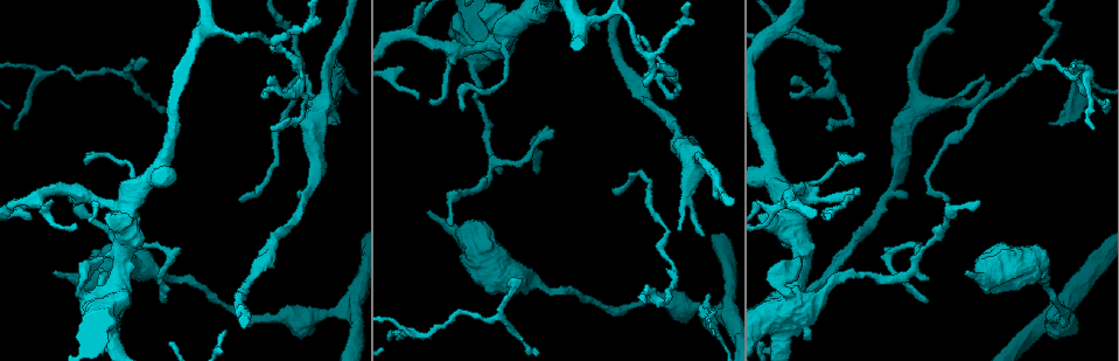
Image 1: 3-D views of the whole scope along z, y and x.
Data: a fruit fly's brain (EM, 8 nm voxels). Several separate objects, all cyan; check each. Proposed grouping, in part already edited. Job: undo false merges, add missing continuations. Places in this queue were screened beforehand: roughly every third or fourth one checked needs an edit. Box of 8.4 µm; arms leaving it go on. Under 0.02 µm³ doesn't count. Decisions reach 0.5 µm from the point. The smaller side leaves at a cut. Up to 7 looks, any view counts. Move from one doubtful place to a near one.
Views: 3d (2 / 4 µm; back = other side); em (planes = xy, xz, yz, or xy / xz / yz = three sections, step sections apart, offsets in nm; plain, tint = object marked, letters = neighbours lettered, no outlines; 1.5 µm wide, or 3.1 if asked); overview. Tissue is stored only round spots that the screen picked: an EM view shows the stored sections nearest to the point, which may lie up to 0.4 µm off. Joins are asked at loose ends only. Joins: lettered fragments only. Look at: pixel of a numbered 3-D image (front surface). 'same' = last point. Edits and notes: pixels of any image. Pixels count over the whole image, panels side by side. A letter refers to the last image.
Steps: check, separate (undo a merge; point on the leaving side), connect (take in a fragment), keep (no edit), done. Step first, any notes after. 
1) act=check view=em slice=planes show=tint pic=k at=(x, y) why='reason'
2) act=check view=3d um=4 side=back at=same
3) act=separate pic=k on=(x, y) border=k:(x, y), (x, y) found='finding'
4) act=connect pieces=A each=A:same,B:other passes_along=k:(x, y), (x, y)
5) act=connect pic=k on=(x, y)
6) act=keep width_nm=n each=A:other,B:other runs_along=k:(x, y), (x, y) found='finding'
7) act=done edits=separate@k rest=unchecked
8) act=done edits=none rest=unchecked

act=check view=em slice=xz step=4 show=letters pic=1 at=(54, 272) why='free end'

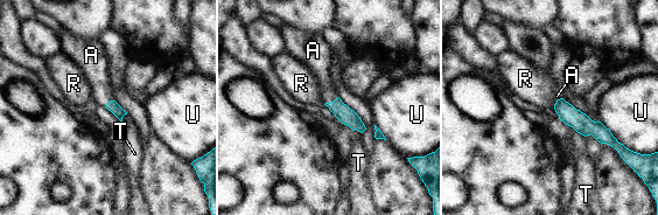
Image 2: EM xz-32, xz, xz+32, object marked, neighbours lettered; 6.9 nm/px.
act=connect pic=2 on=(321, 68) longest_contact=U:260nm each=A:same,R:other,T:other,U:other passes_along=2:(347, 116), (331, 102), (321, 68) found='it goes on there'

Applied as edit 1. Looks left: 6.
act=check view=em slice=yz step=4 show=letters pic=1 at=(161, 301) why='tapers out'

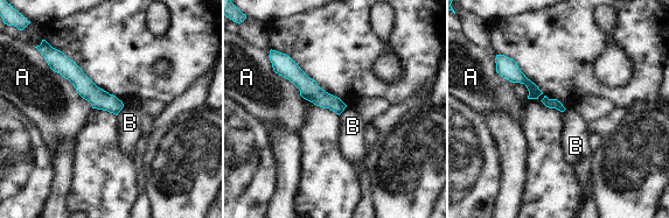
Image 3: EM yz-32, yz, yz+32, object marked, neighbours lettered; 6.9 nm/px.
act=check view=em slice=planes show=letters at=same

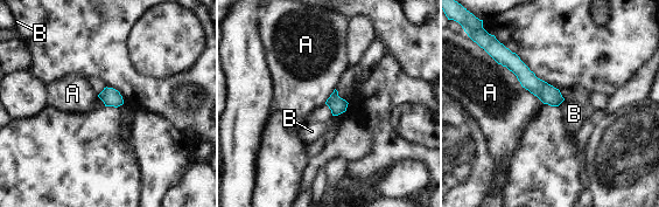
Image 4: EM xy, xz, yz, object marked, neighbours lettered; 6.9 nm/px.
act=keep width_nm=120 longest_contact=A:500nm each=A:other,B:other found='no lettered fragment goes on from it'

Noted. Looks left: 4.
act=check view=3d um=4 pic=1 at=(852, 191) why='branch stops here'

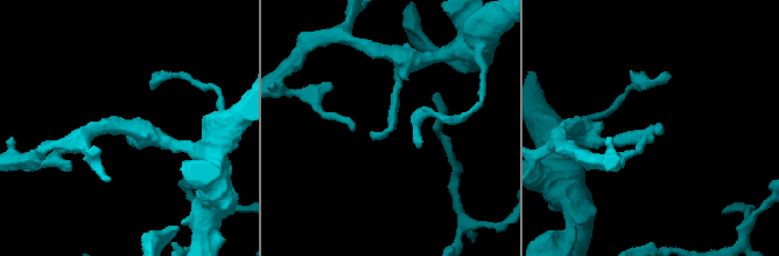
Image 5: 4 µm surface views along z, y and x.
act=check view=em slice=planes show=letters pic=5 at=(651, 129) why='now the EM'

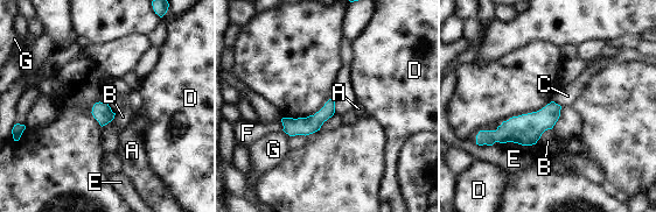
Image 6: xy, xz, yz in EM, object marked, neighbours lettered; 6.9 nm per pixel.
act=keep each=A:other,B:other,C:other,D:other,E:other,F:other,G:other runs_along=6:(332, 101), (313, 124), (286, 128) found='none of them fits'

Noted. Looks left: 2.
act=done edits=connect@2 rest=unchecked

